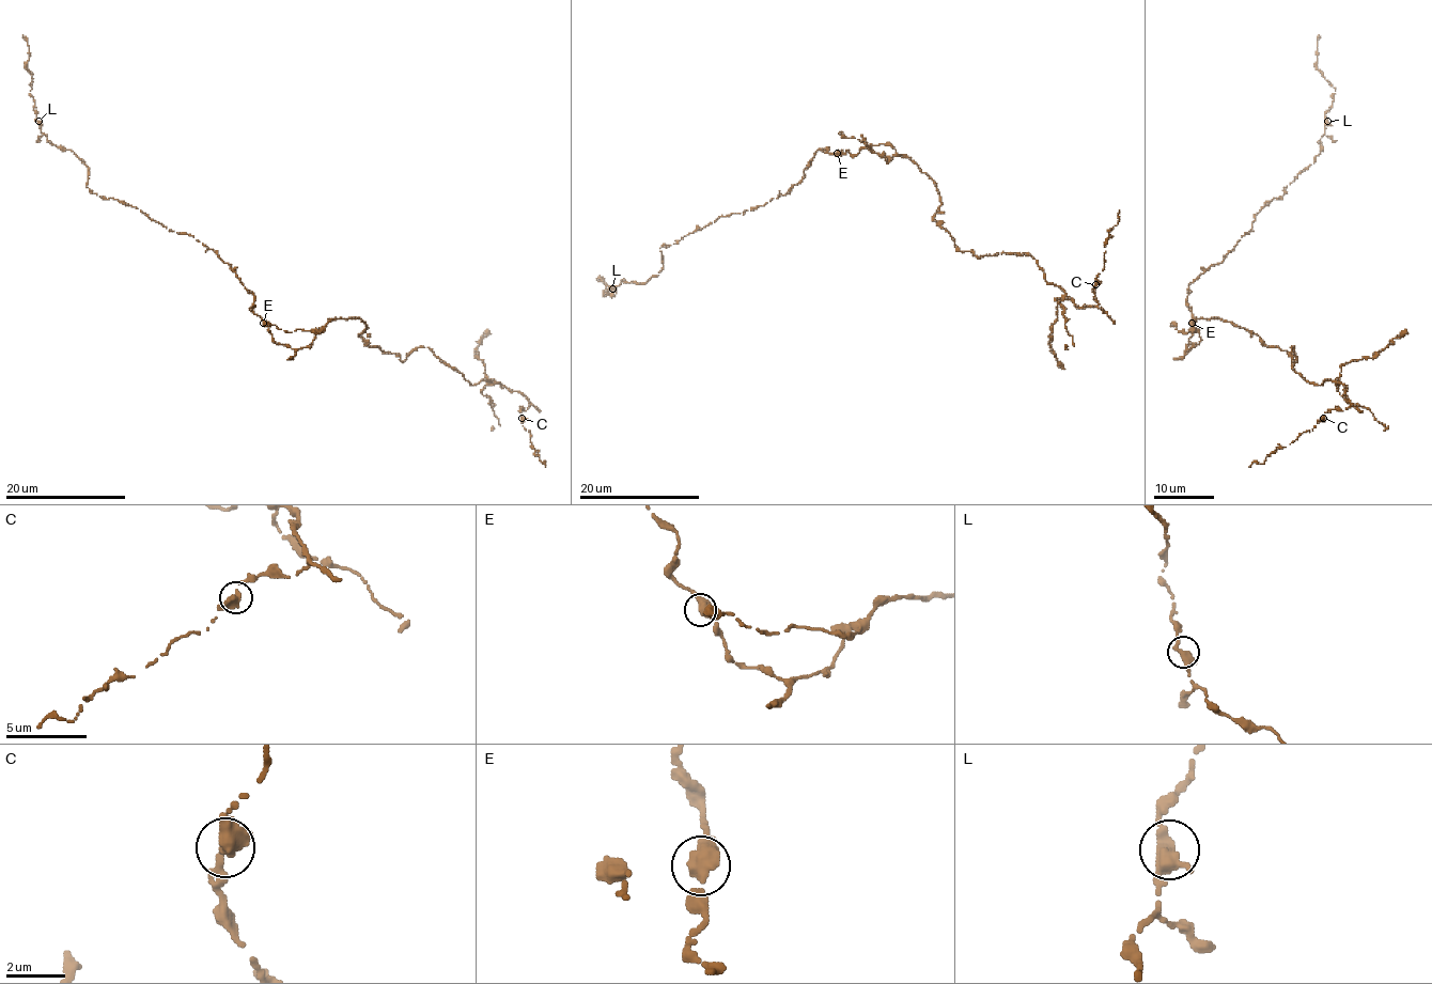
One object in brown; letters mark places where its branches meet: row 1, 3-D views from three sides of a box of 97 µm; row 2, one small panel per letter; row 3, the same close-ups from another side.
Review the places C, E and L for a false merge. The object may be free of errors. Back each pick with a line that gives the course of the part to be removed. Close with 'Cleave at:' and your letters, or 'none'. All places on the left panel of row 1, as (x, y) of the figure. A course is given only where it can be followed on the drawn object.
Cleave at: none

